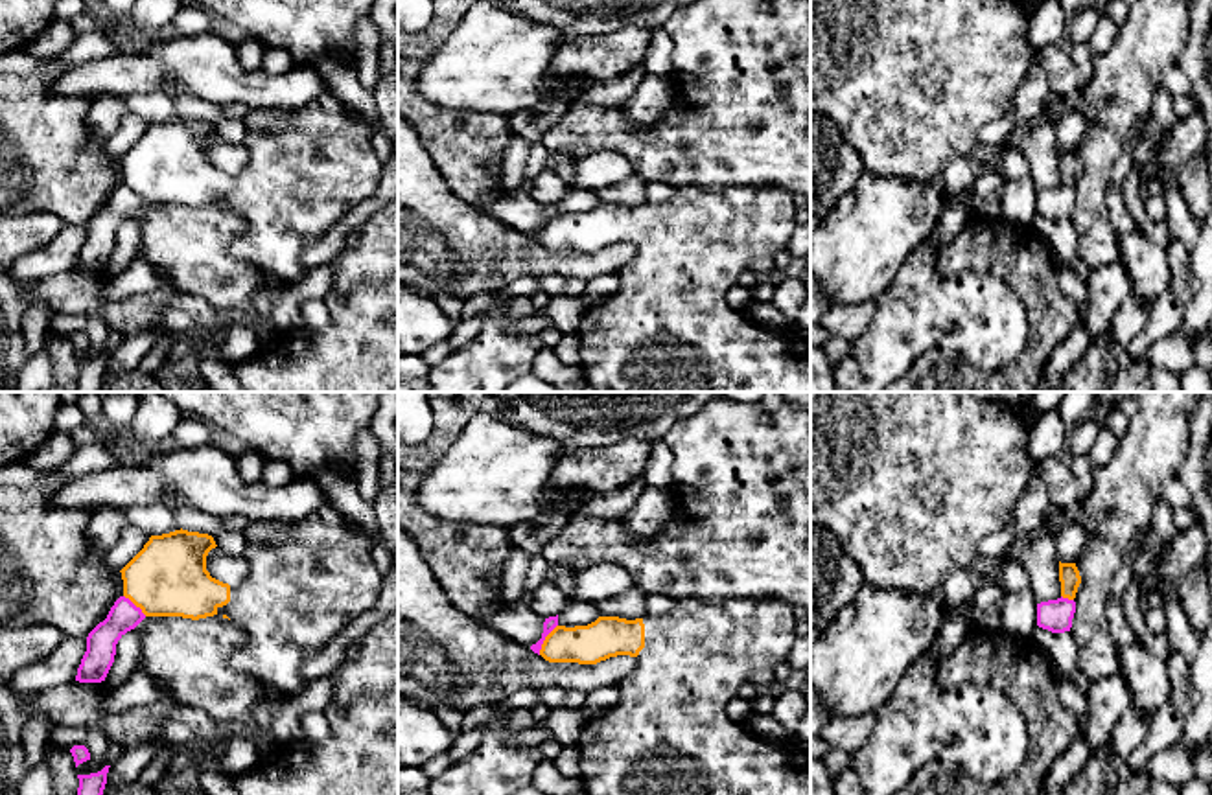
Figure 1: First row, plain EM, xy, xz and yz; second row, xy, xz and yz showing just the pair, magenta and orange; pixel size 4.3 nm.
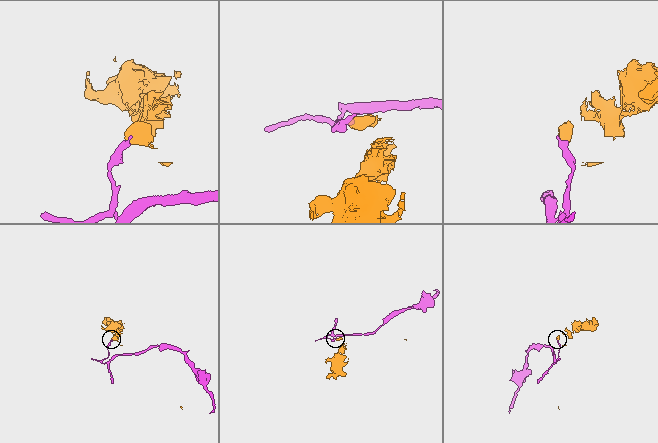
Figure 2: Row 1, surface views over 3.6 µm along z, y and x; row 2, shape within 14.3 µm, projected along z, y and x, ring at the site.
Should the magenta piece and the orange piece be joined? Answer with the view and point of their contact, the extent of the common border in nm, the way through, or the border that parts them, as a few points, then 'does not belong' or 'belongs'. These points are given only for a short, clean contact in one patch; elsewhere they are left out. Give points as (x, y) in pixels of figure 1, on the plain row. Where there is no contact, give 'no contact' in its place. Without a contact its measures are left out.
meets magenta in xz at (544, 227); contact 160 nm long; border along xz (557, 212), (538, 241); does not belong

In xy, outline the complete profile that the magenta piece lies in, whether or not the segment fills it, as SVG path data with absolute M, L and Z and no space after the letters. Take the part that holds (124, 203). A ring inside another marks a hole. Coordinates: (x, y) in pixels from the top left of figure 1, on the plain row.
M120 184L111 195L107 206L99 210L87 225L87 239L77 256L76 269L105 269L116 243L118 228L134 217L146 202L129 186Z

